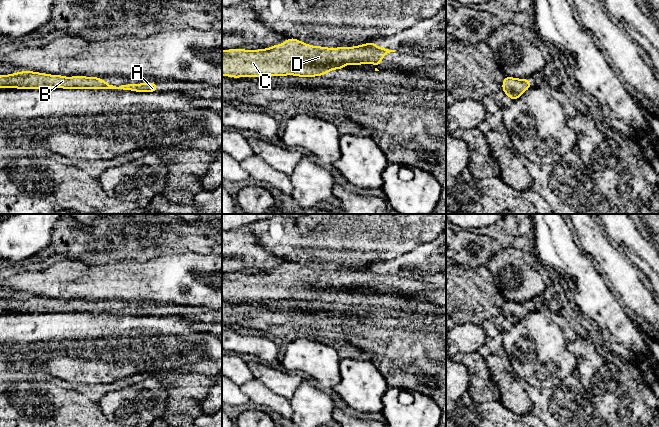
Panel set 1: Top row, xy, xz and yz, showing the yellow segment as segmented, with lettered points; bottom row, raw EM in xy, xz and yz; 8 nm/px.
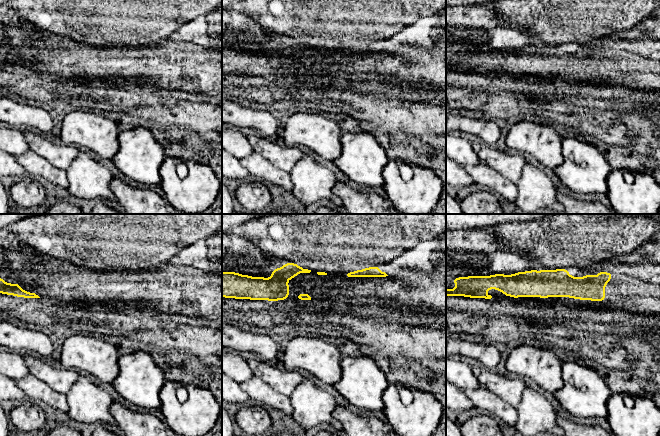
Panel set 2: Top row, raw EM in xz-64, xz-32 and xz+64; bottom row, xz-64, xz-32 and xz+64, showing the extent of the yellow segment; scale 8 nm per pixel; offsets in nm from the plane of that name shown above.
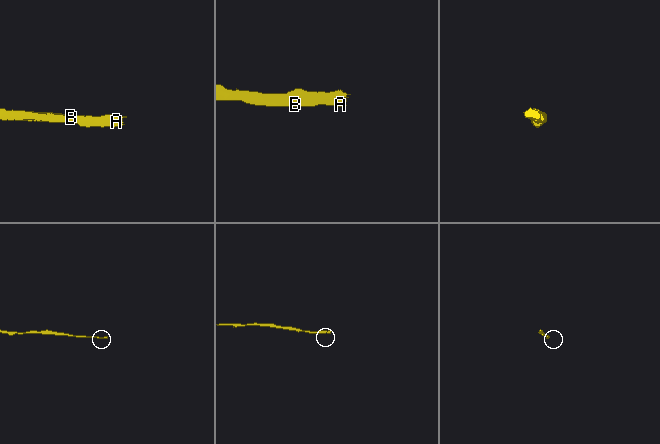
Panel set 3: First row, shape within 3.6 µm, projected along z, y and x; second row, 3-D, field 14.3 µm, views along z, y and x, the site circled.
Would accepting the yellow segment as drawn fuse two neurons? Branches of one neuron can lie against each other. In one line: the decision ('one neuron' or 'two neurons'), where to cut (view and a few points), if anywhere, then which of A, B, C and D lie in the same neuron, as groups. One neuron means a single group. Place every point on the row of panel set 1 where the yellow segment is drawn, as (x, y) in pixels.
one neuron | no cut | A B C D

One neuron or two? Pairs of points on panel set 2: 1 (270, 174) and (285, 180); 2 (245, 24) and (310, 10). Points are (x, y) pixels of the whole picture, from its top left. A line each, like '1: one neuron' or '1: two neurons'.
1: one neuron
2: two neurons

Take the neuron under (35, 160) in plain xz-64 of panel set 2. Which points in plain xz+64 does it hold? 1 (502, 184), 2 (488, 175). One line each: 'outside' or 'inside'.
1: inside
2: inside

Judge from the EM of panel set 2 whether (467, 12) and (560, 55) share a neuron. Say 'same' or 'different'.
different

